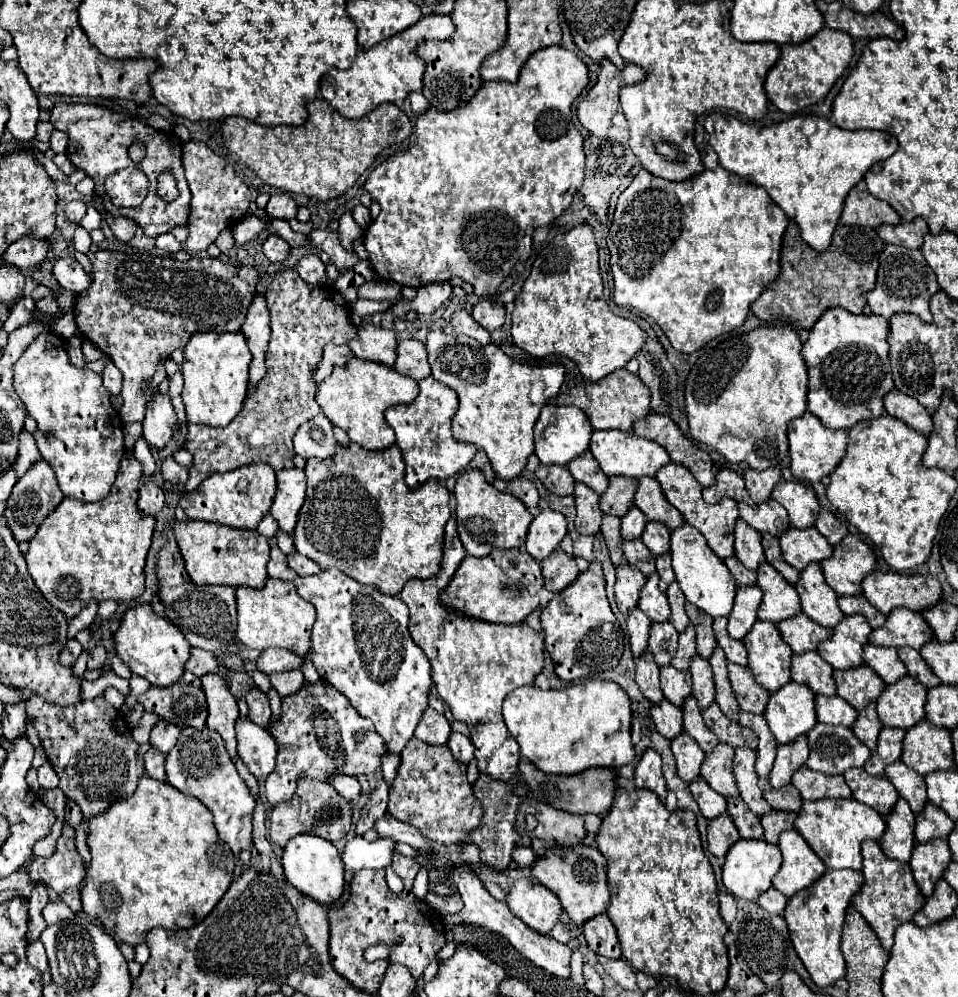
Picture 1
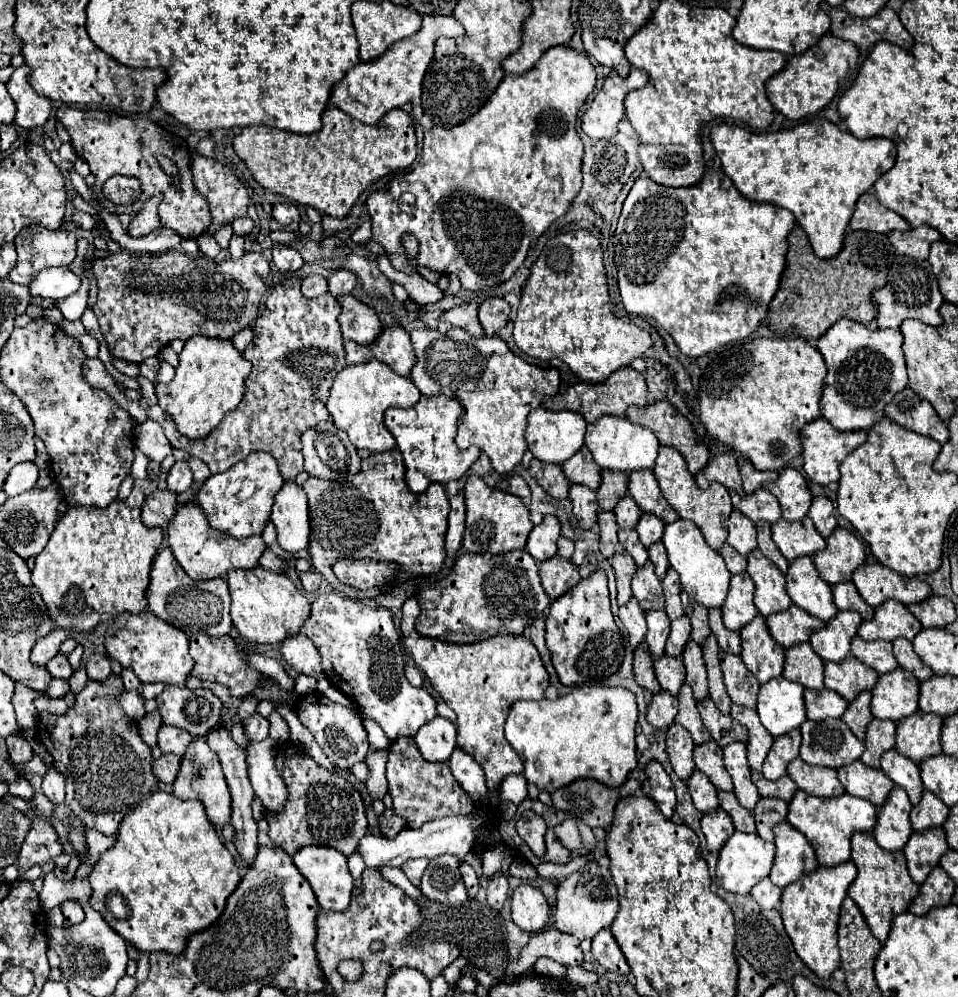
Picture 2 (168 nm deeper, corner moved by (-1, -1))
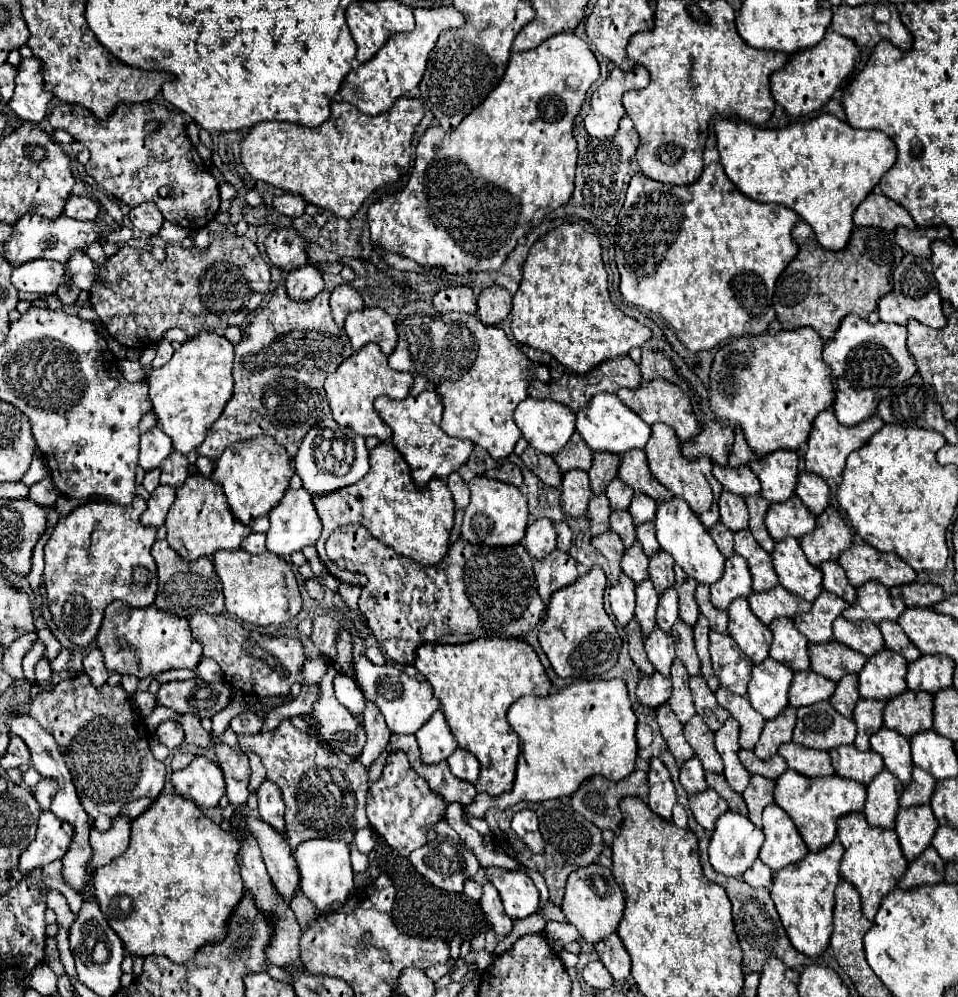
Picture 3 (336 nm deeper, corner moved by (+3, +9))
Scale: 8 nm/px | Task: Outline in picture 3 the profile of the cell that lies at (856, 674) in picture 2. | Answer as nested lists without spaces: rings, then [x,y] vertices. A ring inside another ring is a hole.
[[[835,639],[827,643],[809,643],[809,659],[811,659],[811,671],[835,683],[847,673],[859,673],[863,663],[867,661],[865,655],[849,649],[847,645]]]

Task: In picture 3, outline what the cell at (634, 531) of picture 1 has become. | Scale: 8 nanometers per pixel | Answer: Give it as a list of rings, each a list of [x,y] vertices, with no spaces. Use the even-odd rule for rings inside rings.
[[[615,477],[615,481],[611,481],[611,485],[607,485],[605,495],[611,501],[611,509],[627,509],[633,499],[633,489],[629,485],[625,485],[619,477]]]

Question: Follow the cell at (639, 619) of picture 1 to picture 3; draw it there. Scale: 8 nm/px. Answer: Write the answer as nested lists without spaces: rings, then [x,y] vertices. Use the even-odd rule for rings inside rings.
[[[621,573],[617,585],[609,589],[609,603],[615,619],[625,627],[635,613],[635,583],[625,573]]]

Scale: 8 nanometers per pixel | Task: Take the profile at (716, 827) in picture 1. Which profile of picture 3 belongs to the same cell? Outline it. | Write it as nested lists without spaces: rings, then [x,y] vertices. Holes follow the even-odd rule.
[[[705,789],[703,793],[695,793],[689,797],[689,809],[693,811],[693,817],[703,829],[713,831],[717,817],[725,813],[729,807],[727,801],[719,797],[713,789]]]

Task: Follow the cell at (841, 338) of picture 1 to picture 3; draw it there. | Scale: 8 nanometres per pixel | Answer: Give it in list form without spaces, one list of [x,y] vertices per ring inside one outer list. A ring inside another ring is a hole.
[[[847,315],[833,341],[825,343],[823,361],[831,367],[837,399],[833,411],[843,425],[857,425],[875,415],[877,405],[889,391],[917,373],[917,365],[907,349],[907,329],[897,323],[869,323],[857,315]]]

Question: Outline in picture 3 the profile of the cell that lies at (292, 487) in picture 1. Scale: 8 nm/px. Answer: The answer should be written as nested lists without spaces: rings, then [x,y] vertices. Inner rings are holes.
[[[289,489],[281,503],[269,513],[271,527],[267,531],[267,549],[275,555],[287,557],[295,551],[301,551],[309,545],[315,545],[315,541],[321,535],[321,521],[315,511],[315,505],[311,501],[311,495],[305,489]]]

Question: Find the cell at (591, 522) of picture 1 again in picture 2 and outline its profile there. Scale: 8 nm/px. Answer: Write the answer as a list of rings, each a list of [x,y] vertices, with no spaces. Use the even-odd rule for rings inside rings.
[[[571,485],[569,499],[573,503],[573,515],[577,517],[577,525],[581,529],[591,529],[597,523],[597,495],[593,489],[585,485]]]

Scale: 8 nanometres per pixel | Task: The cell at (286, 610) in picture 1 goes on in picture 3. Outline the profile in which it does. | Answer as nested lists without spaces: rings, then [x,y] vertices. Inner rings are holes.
[[[243,549],[213,553],[215,571],[223,583],[225,609],[237,619],[253,625],[279,625],[293,619],[301,611],[301,595],[291,565],[275,555],[251,555]]]

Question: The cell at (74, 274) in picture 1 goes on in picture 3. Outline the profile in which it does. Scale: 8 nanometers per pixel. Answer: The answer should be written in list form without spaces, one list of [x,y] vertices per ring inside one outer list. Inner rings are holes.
[[[35,259],[27,261],[13,269],[11,281],[19,291],[27,293],[41,293],[51,295],[57,291],[59,285],[69,283],[69,271],[63,263],[47,261],[47,259]]]

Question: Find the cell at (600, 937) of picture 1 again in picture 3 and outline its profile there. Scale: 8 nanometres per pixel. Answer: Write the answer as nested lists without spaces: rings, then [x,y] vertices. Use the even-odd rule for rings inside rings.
[[[617,933],[599,941],[595,945],[595,951],[615,981],[625,981],[631,977],[631,959]]]

